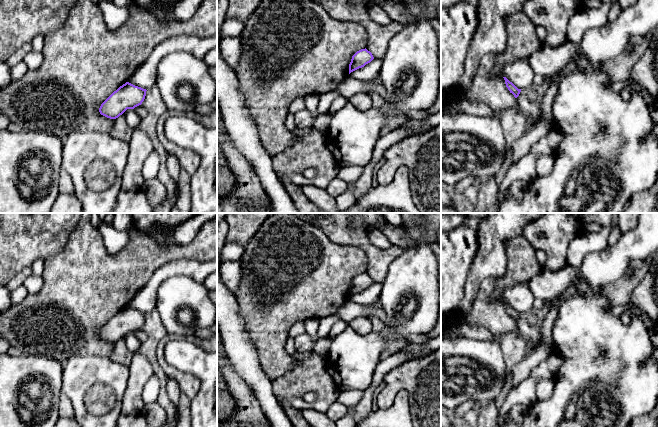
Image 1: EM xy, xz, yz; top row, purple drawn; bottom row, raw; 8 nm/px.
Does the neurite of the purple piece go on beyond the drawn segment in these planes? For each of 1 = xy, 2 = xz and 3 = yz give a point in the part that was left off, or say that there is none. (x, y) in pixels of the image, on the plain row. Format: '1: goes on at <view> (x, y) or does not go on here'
1: does not go on here
2: does not go on here
3: does not go on here

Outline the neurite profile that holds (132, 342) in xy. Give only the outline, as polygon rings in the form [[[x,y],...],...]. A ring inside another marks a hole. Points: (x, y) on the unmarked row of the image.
[[[127,333],[124,337],[123,337],[127,348],[131,351],[131,352],[136,352],[140,346],[141,346],[141,340],[139,340],[136,335],[134,333]]]

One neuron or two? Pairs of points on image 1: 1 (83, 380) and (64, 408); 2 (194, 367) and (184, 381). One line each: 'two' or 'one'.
1: two
2: two

